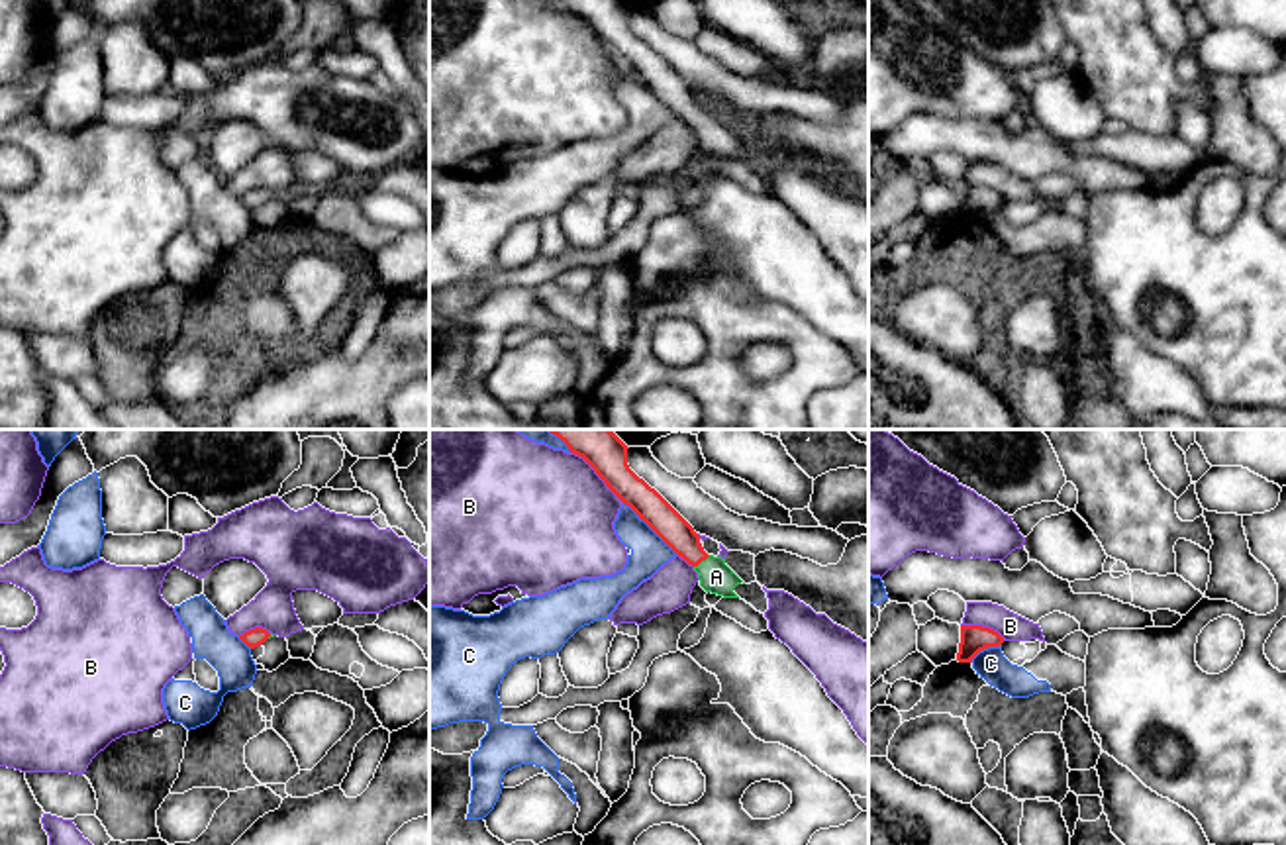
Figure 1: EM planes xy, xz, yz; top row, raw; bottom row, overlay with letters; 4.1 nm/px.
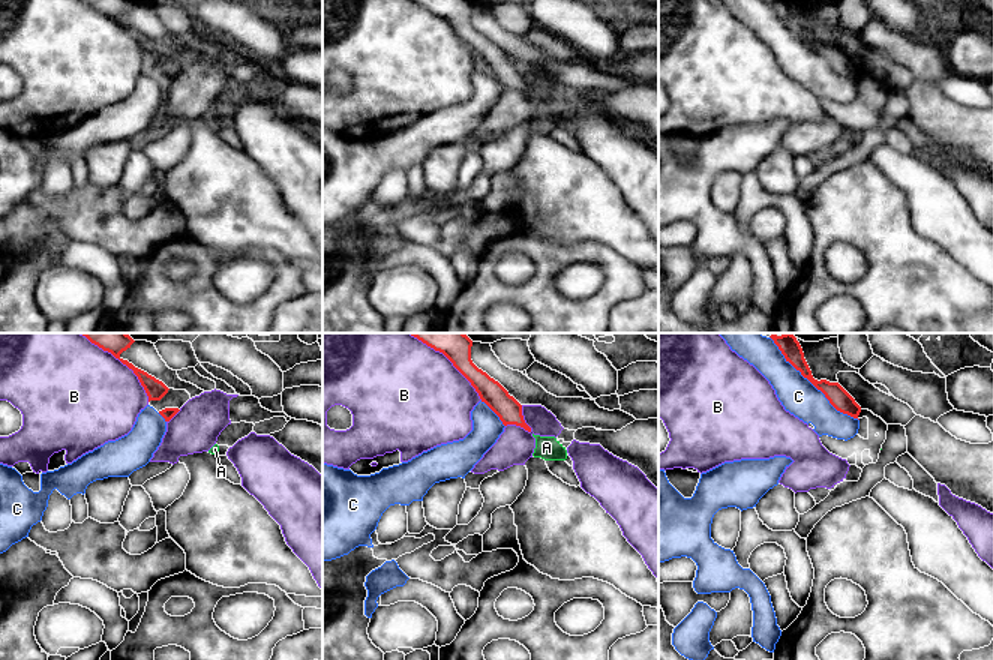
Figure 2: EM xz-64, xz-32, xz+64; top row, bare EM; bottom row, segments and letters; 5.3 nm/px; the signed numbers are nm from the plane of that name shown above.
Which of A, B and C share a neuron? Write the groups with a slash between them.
A / B / C

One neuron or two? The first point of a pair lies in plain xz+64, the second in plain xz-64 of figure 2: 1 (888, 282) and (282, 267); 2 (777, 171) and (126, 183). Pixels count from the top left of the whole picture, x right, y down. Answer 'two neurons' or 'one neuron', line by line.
1: one neuron
2: two neurons

